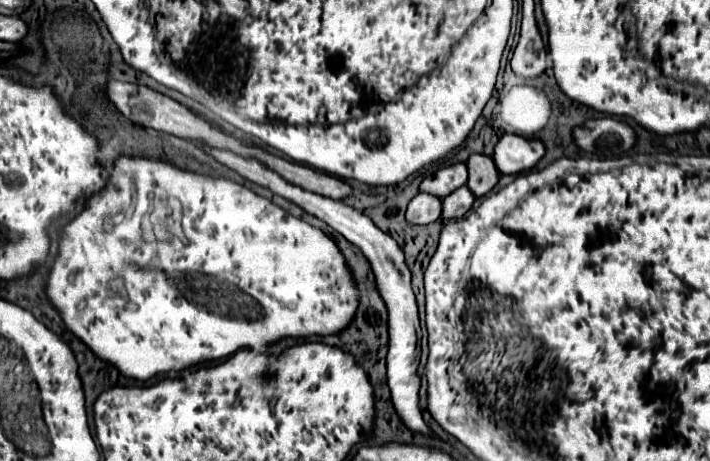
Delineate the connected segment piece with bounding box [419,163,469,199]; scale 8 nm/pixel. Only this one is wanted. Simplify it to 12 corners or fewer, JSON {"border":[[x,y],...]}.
{"border":[[467,163],[439,169],[419,189],[443,199],[467,183]]}

